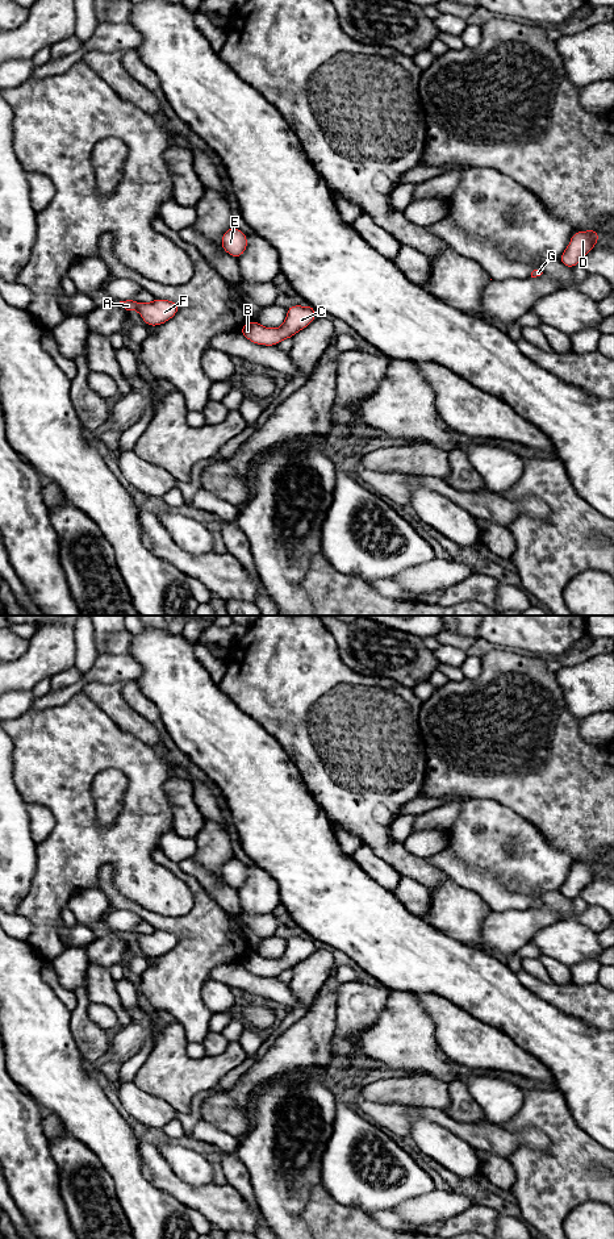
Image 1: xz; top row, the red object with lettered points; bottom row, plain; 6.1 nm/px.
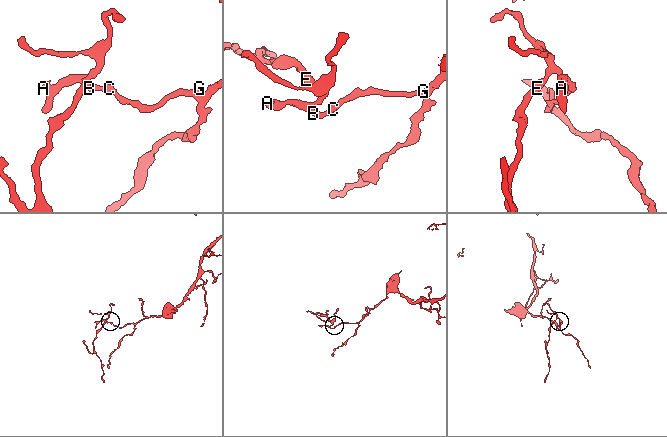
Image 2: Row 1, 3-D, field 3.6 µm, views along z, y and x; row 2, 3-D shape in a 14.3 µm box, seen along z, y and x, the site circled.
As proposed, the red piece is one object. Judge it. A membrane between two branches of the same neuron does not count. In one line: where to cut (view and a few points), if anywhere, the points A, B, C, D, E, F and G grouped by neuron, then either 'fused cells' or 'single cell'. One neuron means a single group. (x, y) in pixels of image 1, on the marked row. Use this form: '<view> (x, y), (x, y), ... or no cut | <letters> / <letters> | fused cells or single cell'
no cut | A B C D E F G | single cell

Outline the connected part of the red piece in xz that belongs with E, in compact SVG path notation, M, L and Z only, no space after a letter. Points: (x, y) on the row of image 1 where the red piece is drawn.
M229 228L221 238L222 249L238 259L247 249L247 235L238 228Z

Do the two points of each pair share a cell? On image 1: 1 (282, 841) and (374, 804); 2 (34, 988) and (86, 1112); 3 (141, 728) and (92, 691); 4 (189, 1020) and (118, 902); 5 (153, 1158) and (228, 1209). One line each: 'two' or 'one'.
1: two
2: one
3: one
4: one
5: one

